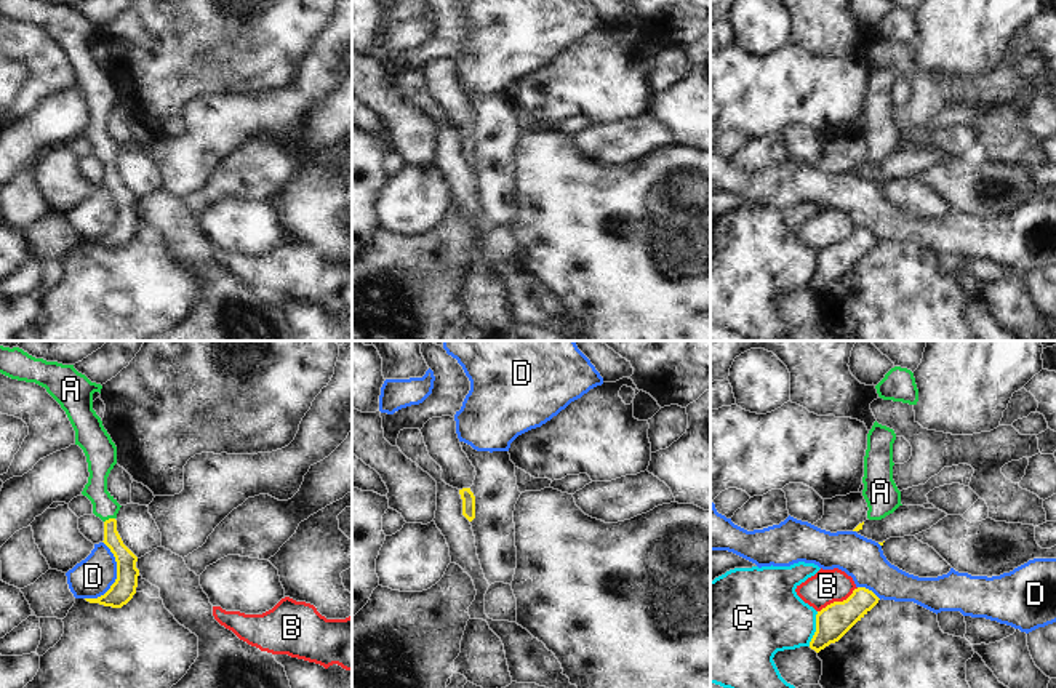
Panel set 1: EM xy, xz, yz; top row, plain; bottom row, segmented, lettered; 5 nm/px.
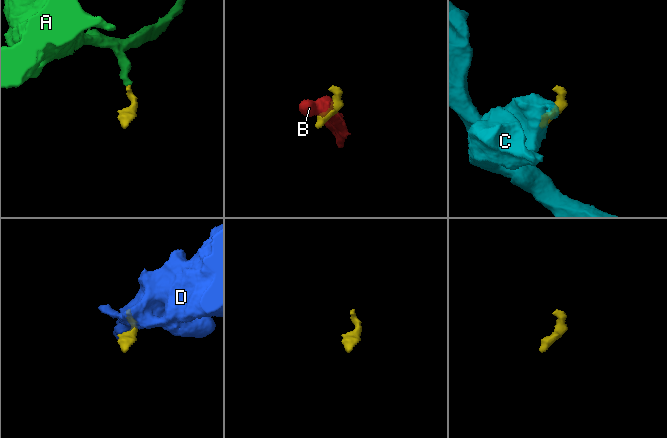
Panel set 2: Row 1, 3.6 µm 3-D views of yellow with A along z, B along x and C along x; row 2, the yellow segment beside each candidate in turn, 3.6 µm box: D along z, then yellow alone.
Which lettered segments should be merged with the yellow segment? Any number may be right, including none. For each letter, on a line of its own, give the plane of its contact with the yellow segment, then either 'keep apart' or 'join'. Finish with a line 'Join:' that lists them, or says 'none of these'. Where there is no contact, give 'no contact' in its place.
A: meets yellow in xy; join
B: meets yellow in yz; keep apart
C: meets yellow in yz; keep apart
D: meets yellow in xy; keep apart
Join: A

